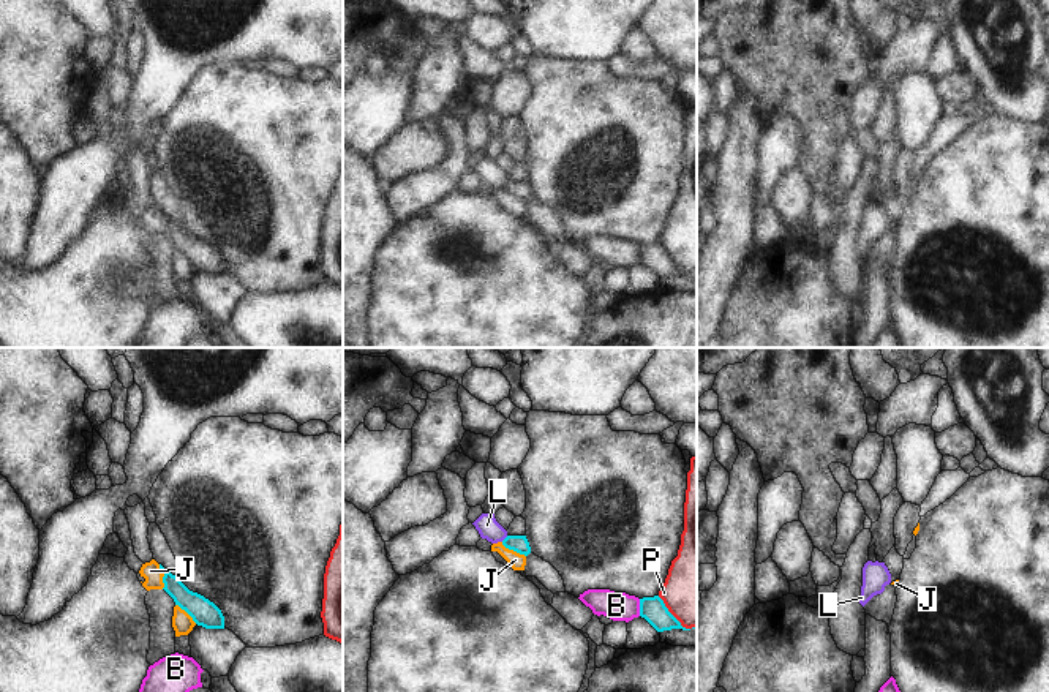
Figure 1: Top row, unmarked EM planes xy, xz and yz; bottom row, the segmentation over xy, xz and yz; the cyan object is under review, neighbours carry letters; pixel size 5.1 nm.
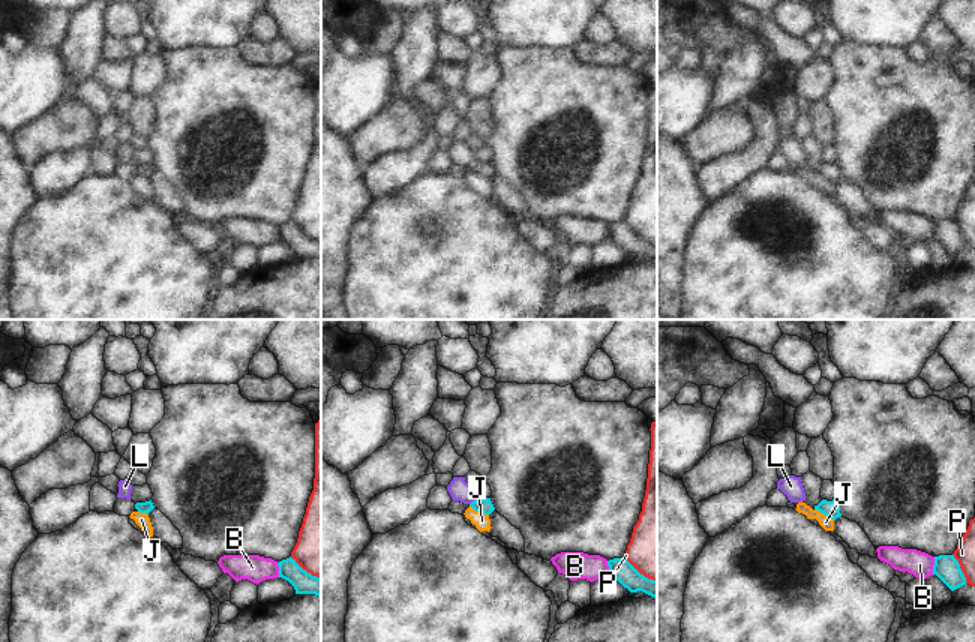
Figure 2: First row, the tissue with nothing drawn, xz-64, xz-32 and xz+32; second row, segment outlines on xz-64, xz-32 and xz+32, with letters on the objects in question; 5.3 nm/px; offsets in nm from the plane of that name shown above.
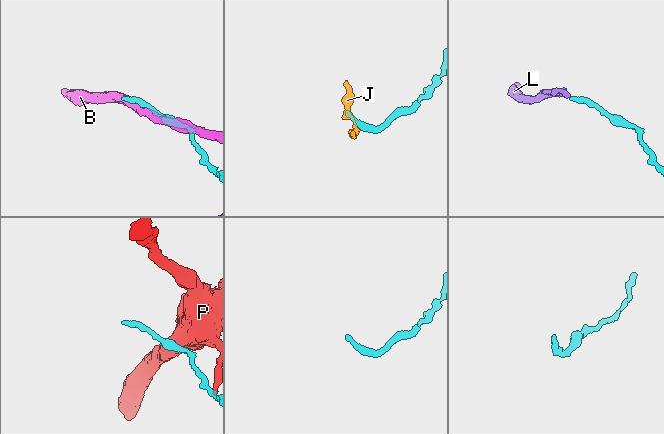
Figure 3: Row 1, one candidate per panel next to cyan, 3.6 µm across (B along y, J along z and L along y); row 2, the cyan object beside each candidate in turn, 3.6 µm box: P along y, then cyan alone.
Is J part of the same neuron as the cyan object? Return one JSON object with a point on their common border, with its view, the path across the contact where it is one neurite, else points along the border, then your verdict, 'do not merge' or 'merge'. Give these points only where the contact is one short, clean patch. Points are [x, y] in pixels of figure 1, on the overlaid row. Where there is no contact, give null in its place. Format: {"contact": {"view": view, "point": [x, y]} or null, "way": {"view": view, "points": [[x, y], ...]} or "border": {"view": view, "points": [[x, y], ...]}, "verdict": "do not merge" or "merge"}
{"contact": {"view": "xz", "point": [514, 550]}, "border": {"view": "xz", "points": [[501, 542], [525, 556]]}, "verdict": "do not merge"}

